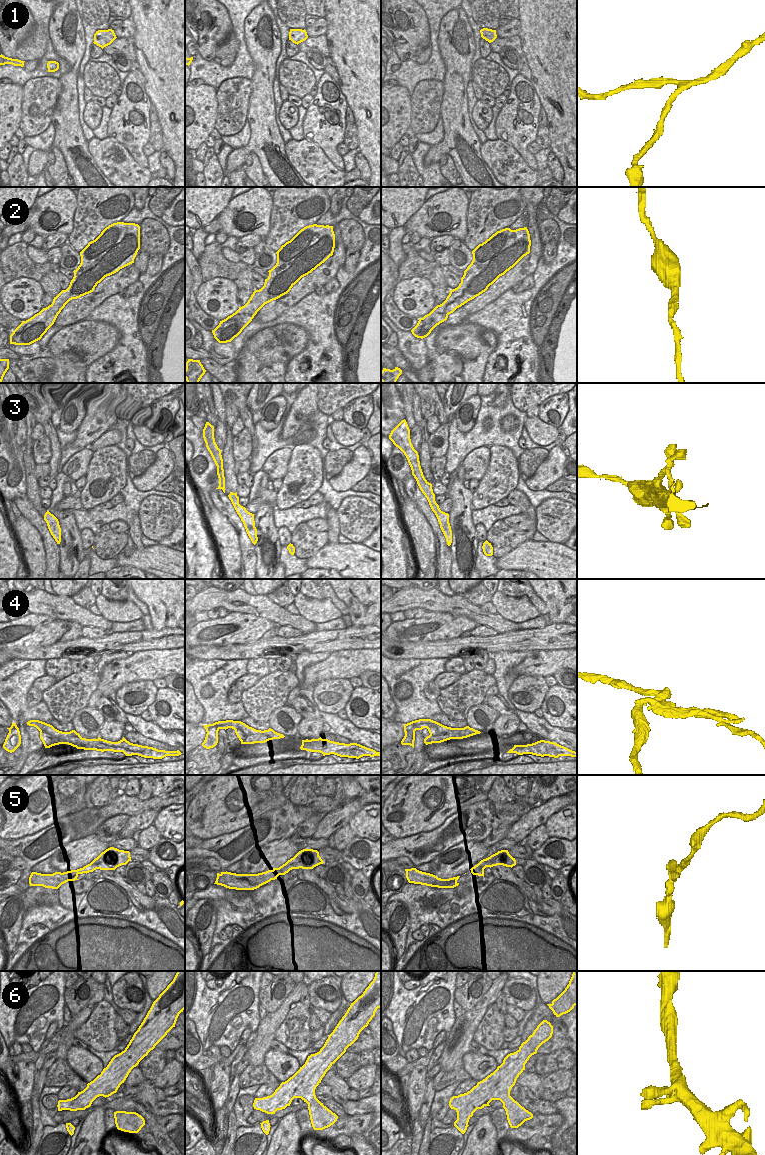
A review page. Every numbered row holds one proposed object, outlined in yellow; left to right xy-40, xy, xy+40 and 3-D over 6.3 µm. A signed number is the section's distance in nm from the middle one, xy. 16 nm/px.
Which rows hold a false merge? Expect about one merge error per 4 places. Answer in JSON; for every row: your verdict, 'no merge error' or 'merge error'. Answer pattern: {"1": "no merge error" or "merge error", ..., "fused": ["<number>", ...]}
{"1": "no merge error", "2": "no merge error", "3": "no merge error", "4": "merge error", "5": "no merge error", "6": "no merge error", "fused": ["4"]}

